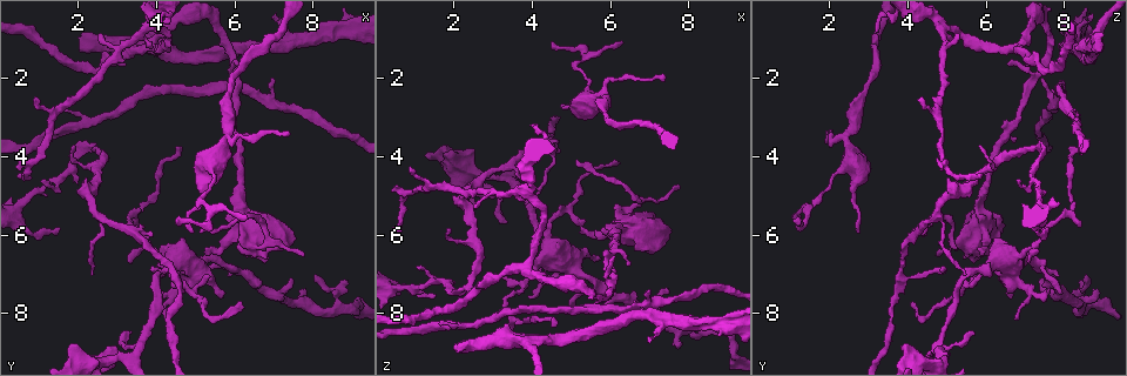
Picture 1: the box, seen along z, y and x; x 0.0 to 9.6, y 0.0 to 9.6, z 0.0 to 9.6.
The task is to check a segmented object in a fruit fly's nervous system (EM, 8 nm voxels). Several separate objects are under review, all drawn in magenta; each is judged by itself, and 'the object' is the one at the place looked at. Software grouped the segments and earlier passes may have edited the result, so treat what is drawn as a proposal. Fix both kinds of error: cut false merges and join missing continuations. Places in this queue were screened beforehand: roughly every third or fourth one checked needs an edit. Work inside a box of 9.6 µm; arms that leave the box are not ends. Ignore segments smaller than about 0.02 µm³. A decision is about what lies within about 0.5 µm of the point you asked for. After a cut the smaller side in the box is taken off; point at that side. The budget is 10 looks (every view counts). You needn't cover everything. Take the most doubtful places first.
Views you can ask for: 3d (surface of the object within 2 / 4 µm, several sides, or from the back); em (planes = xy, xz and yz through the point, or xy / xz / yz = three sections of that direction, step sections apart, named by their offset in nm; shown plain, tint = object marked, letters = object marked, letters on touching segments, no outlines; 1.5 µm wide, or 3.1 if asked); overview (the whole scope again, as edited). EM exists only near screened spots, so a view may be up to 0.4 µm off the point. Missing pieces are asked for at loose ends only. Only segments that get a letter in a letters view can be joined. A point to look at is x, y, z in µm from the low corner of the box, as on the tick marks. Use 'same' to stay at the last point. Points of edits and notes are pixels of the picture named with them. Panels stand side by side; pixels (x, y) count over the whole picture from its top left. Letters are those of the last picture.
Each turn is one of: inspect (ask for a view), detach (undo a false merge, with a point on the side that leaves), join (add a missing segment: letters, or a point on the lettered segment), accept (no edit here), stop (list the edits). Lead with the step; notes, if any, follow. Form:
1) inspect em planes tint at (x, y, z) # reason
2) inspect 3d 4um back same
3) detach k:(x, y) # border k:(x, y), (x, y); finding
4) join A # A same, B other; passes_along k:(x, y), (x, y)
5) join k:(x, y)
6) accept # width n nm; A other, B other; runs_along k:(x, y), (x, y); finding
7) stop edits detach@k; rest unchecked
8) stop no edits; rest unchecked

inspect 3d 2um at (2.05, 1.30, 8.95) # branch stops here

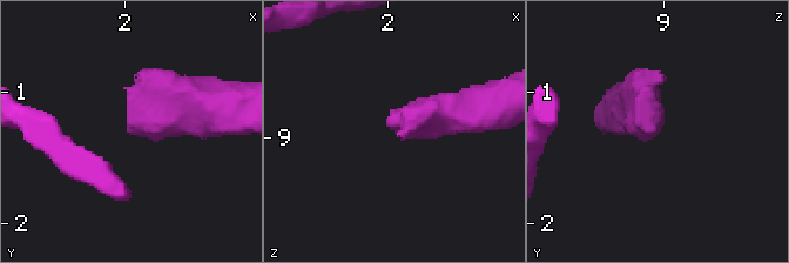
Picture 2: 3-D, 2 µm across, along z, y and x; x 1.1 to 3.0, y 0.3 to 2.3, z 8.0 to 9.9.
inspect em planes letters at (2.06, 1.30, 8.90) # need the tissue

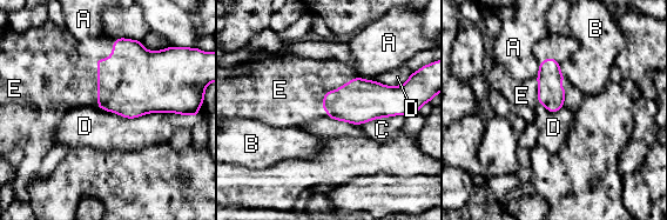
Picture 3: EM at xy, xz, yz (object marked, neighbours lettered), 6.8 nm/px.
join E # A other, B other, C other, D other, E same; it goes on there

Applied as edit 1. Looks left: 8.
inspect em 3.1um xz step 16 letters at (0.90, 2.40, 4.40) # tapers out

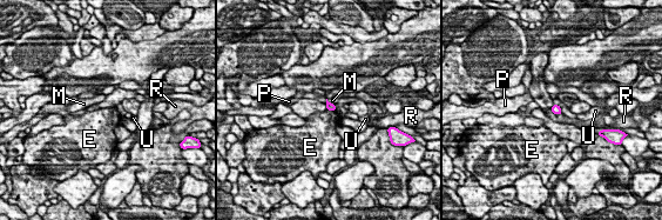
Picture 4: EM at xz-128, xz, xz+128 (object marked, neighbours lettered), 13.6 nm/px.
accept # longest_contact E 130 nm; E other, M other, P other, R other, U other; border 4:(326, 108), (335, 111); no lettered segment goes on from it

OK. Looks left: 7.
inspect 3d 4um at (6.10, 1.65, 6.55)

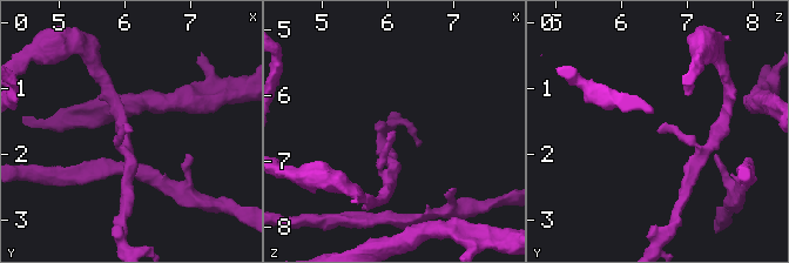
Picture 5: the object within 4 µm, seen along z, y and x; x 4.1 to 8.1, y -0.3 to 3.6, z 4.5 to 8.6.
inspect em planes plain at (6.10, 1.70, 6.55)

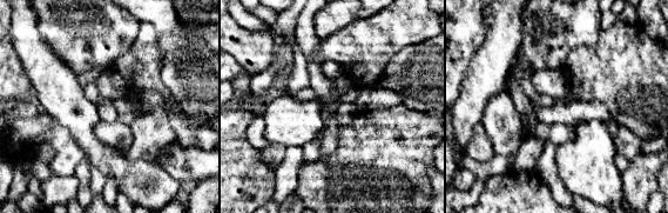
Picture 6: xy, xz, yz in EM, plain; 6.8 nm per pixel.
inspect em planes letters same

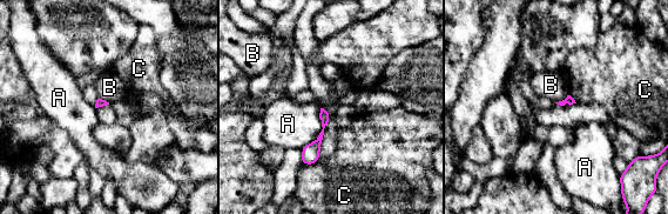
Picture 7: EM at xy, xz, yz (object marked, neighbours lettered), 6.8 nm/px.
accept # A other, B other, C other; runs_along 7:(323, 113), (323, 131), (304, 161); no lettered segment goes on from it

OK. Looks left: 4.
inspect 3d 4um at (3.85, 1.15, 6.90) # sharp bend

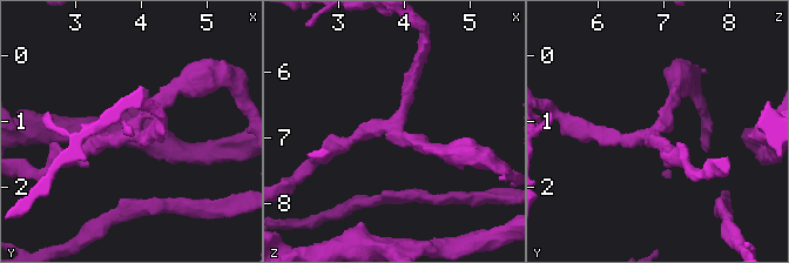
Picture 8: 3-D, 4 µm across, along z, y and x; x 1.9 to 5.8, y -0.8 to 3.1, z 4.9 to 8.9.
inspect em planes letters at (3.80, 1.10, 6.90) # need the tissue

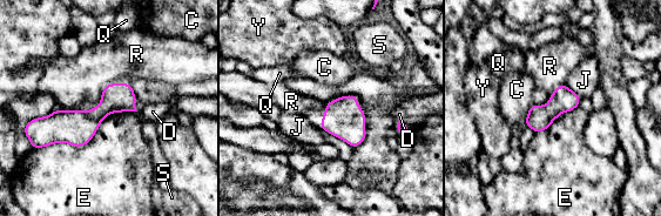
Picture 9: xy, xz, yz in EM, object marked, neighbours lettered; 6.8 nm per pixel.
accept # width 170 nm; C other, D other, E other, J other, Q other, R other, S other, Y other; border 9:(114, 81), (105, 87), (99, 99); all the same neuron

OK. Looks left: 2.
stop edits join@3; rest unchecked

